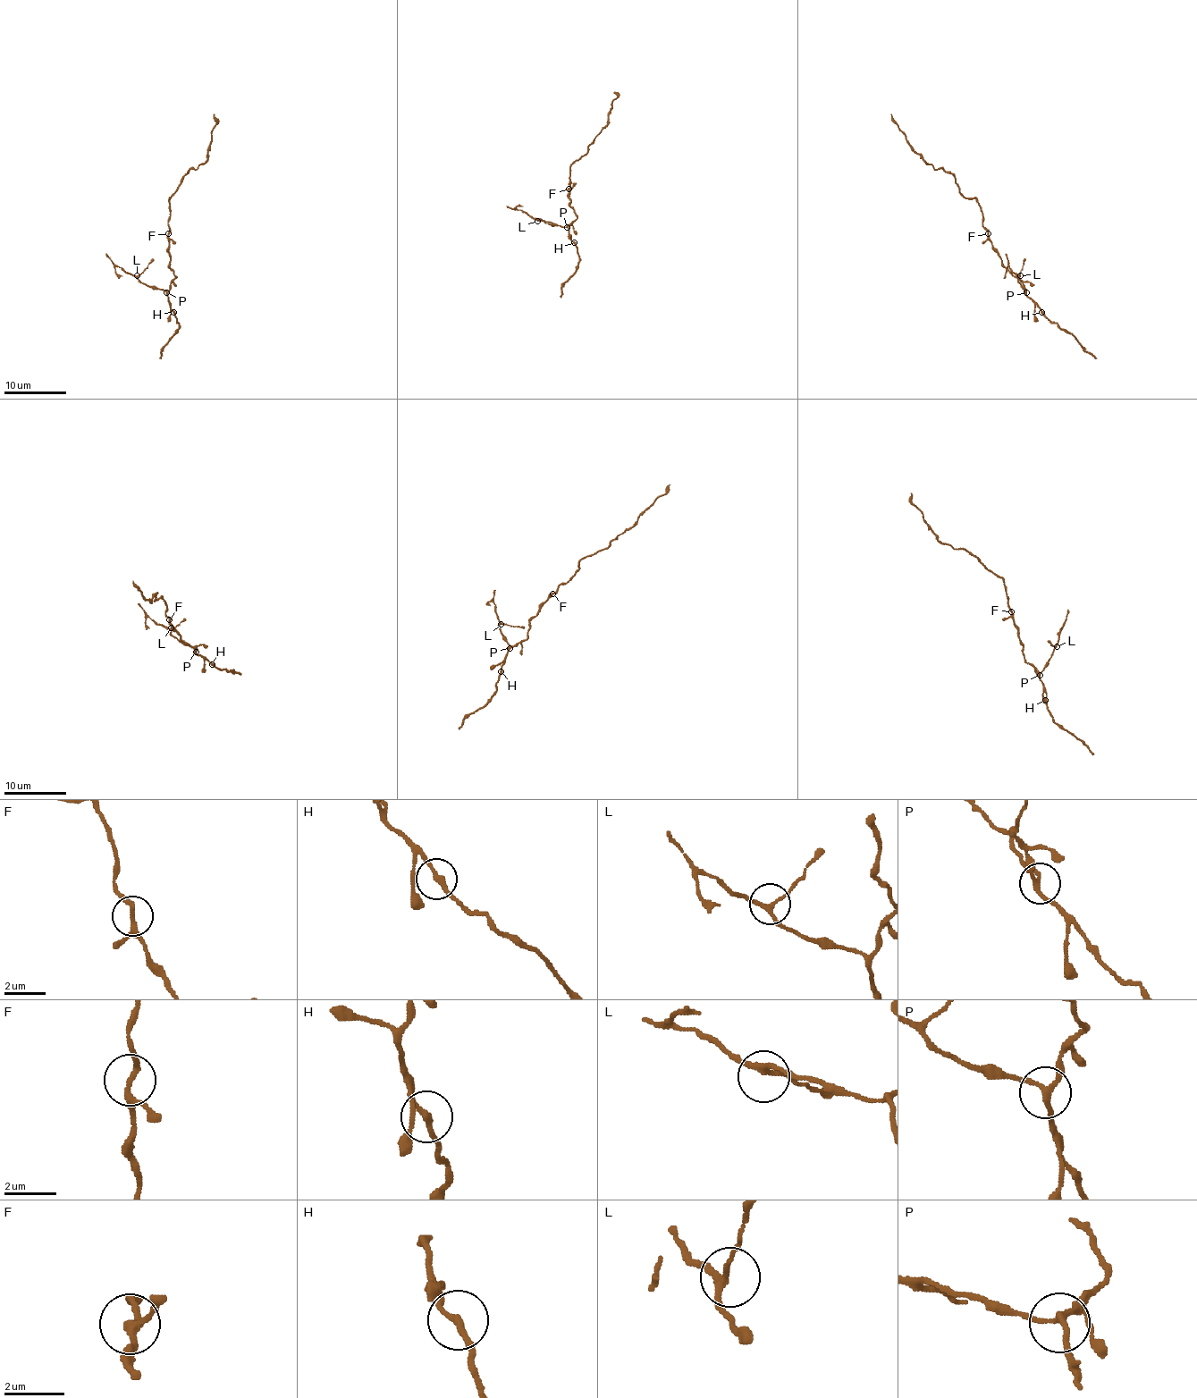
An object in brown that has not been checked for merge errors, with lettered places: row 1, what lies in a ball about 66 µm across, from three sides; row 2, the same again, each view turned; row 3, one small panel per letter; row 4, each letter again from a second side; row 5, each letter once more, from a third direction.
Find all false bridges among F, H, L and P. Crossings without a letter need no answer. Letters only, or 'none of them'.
none of them

